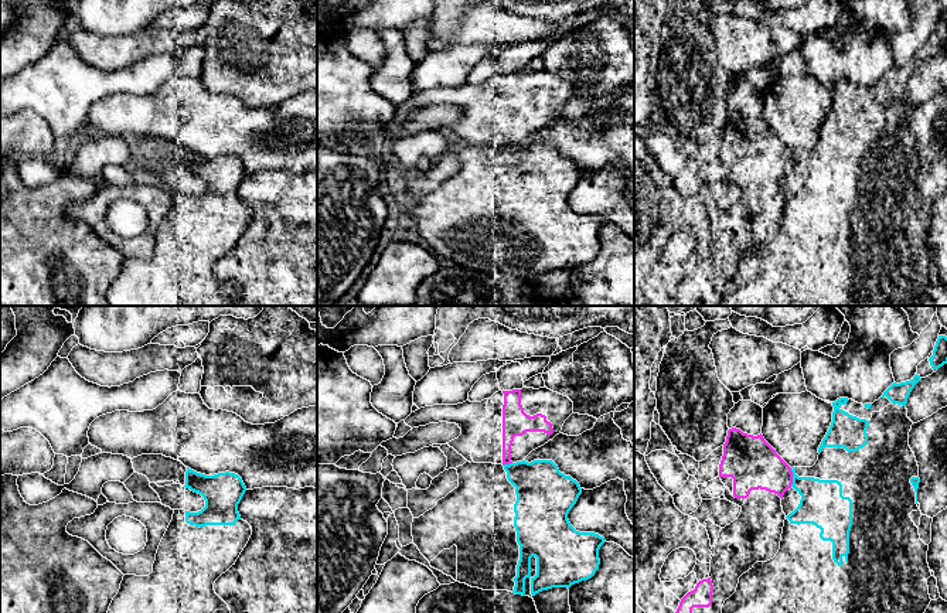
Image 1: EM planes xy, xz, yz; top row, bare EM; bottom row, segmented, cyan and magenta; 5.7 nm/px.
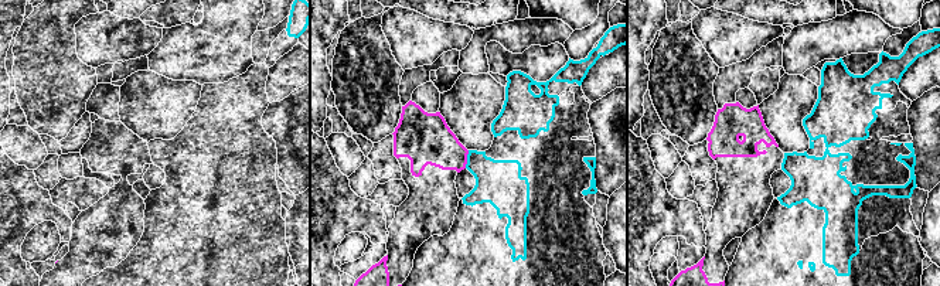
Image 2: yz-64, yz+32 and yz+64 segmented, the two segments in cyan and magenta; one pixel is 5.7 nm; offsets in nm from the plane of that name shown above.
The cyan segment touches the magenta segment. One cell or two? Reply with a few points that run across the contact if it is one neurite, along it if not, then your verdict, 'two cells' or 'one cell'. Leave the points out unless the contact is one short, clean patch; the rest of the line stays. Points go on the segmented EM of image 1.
two cells

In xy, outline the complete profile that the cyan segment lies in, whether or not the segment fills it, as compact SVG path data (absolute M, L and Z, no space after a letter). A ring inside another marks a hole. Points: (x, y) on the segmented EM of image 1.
M142 454L133 457L132 463L134 471L146 476L150 483L173 481L177 484L178 480L185 488L201 494L205 507L198 512L174 510L173 520L159 545L153 572L149 576L125 575L108 613L231 613L228 605L215 593L214 583L235 565L252 535L252 527L238 512L238 504L246 491L242 479L229 471L205 476L163 454Z

